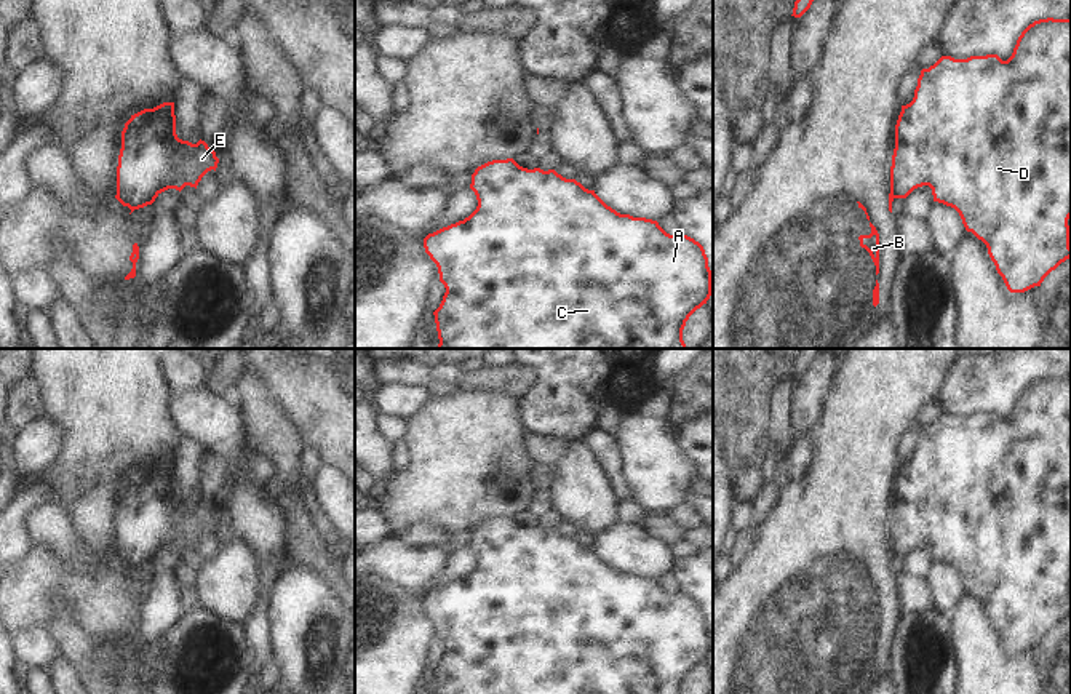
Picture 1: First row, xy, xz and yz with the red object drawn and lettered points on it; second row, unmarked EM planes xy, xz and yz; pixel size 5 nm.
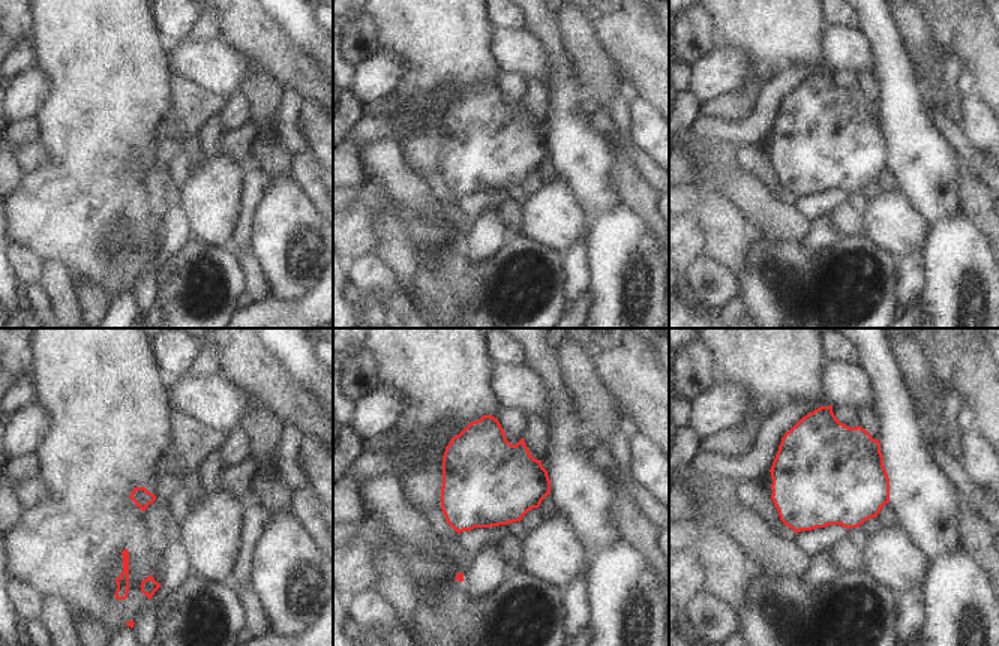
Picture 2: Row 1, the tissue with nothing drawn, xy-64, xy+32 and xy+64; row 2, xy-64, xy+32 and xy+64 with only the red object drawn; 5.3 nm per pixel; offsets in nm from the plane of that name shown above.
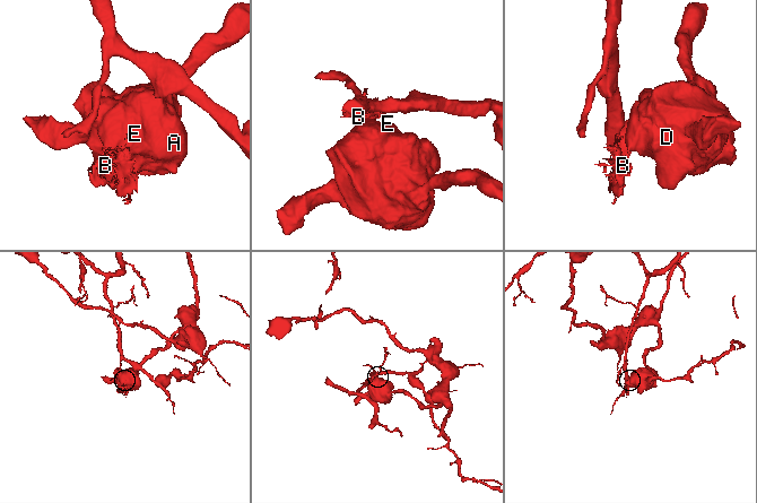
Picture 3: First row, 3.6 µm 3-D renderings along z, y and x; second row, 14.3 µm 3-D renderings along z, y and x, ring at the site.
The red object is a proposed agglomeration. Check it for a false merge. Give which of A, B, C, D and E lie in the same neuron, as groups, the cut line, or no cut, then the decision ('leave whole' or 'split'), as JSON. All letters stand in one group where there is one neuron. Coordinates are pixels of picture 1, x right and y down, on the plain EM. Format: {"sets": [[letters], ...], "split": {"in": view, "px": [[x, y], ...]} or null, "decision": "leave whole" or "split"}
{"sets": [["A", "C", "D", "E"], ["B"]], "split": {"in": "yz", "px": [[891, 531], [891, 549], [895, 555]]}, "decision": "split"}

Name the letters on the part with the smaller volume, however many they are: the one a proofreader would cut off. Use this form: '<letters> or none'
B

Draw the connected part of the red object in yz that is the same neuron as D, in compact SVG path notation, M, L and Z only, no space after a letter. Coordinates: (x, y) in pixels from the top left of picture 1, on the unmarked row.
M1039 377L1029 382L1017 398L1012 414L1002 419L997 413L954 417L942 414L929 427L922 427L910 462L902 464L895 483L895 507L892 513L892 550L895 556L906 556L914 547L929 544L934 560L954 566L967 590L981 598L997 632L1010 651L1025 651L1041 644L1044 636L1061 620L1071 616L1069 584L1071 576L1071 377Z

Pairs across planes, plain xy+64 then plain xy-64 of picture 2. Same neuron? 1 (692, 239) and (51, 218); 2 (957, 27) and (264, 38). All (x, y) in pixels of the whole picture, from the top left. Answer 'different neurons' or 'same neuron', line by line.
1: same neuron
2: same neuron

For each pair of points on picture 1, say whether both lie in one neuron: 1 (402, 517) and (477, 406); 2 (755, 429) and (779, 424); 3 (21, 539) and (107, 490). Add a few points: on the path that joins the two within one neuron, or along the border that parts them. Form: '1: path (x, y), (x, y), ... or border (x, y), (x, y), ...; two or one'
1: path (427, 490), (477, 440), (477, 434); one
2: border (774, 389), (769, 414), (769, 448); two
3: border (35, 544), (18, 563); two

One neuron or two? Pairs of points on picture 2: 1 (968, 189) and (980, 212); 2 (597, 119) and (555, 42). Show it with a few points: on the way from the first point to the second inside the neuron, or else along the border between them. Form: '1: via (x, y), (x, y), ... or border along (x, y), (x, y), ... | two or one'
1: via (974, 195), (980, 206) | one
2: border along (588, 114), (593, 125), (605, 131) | two

